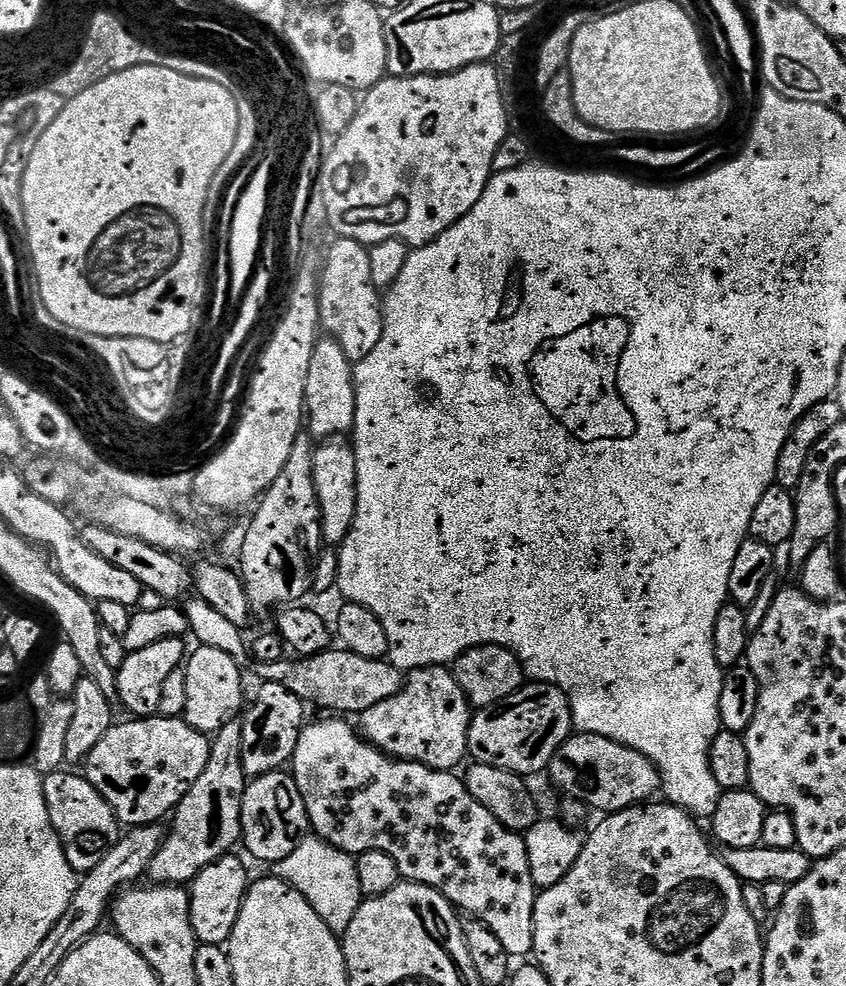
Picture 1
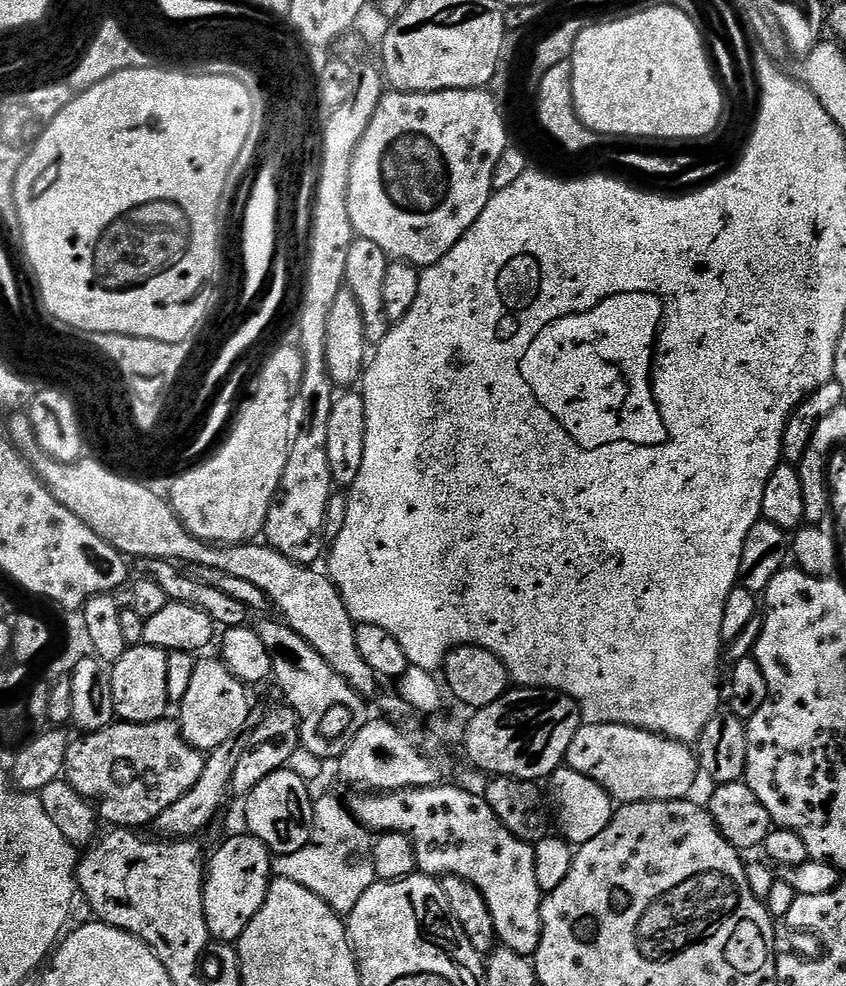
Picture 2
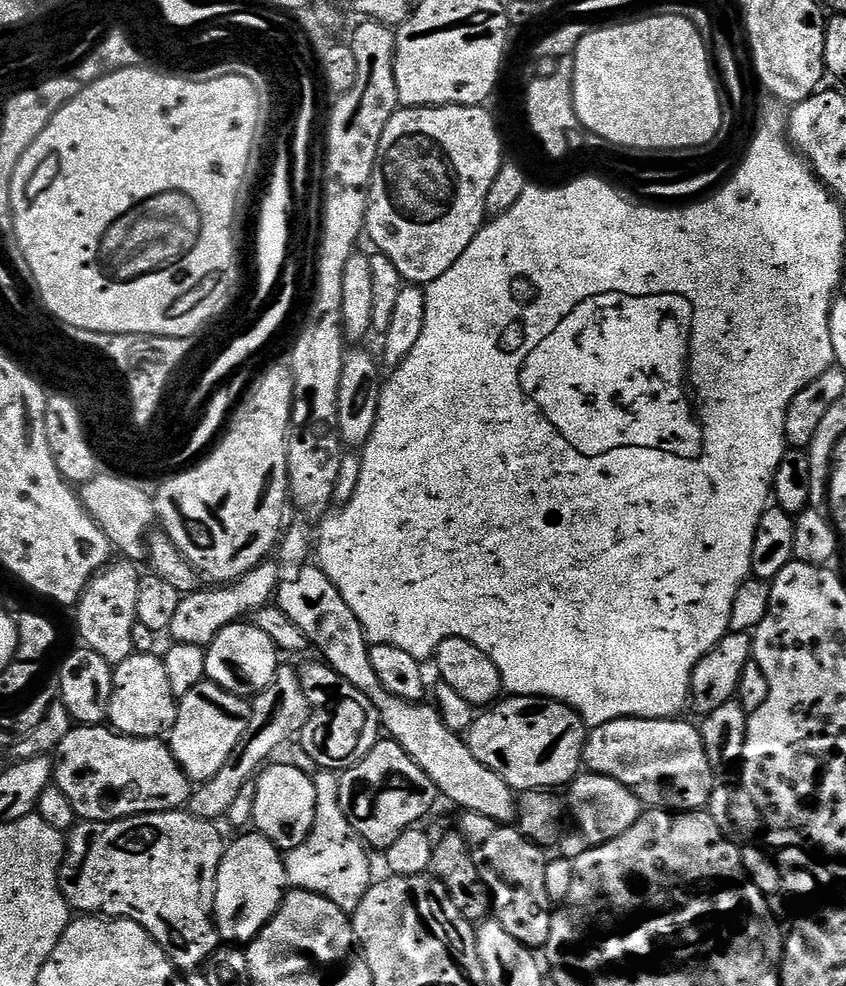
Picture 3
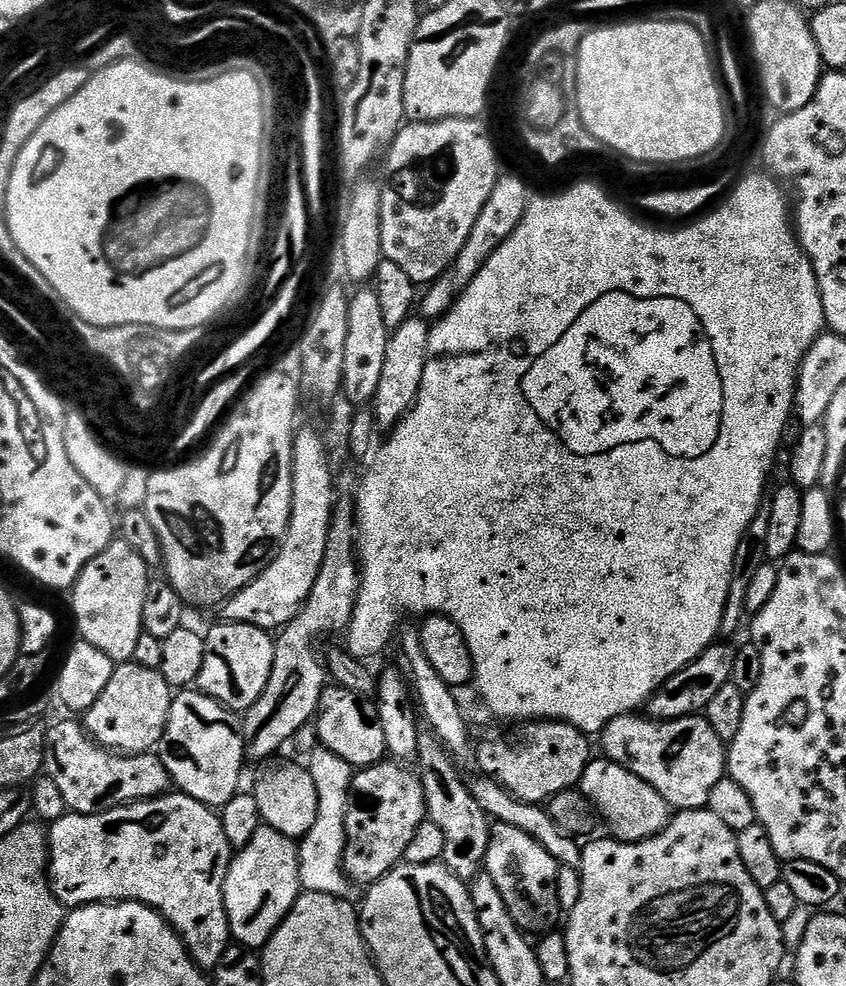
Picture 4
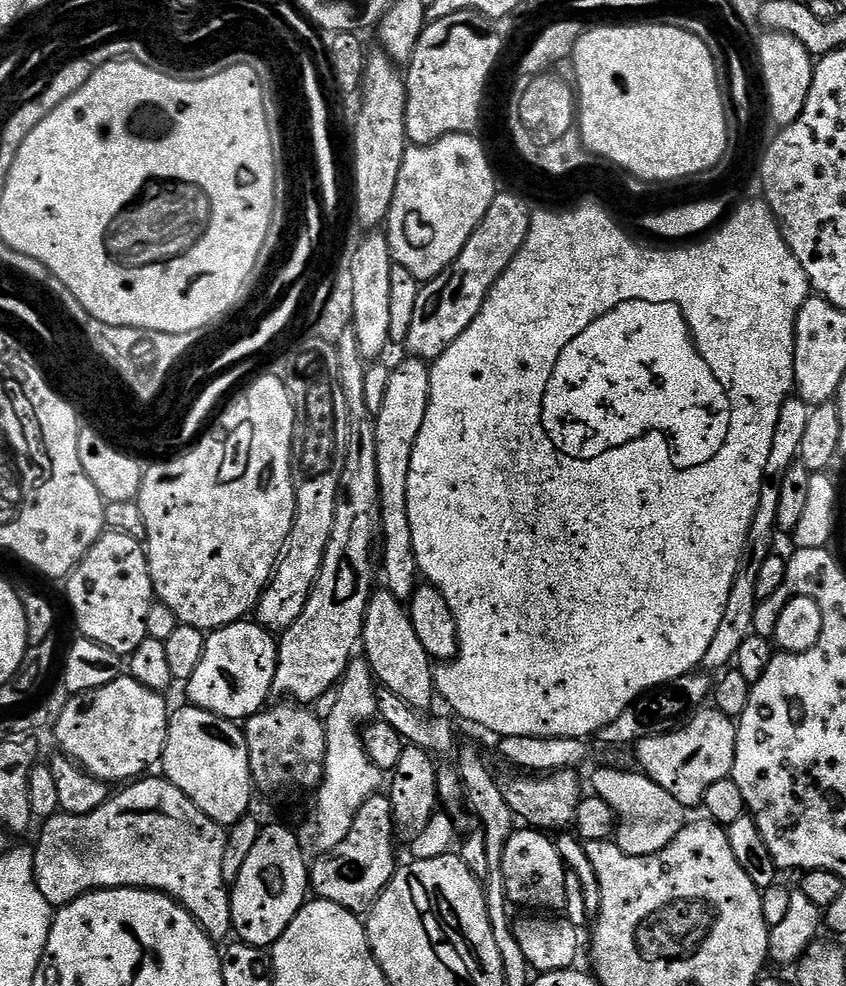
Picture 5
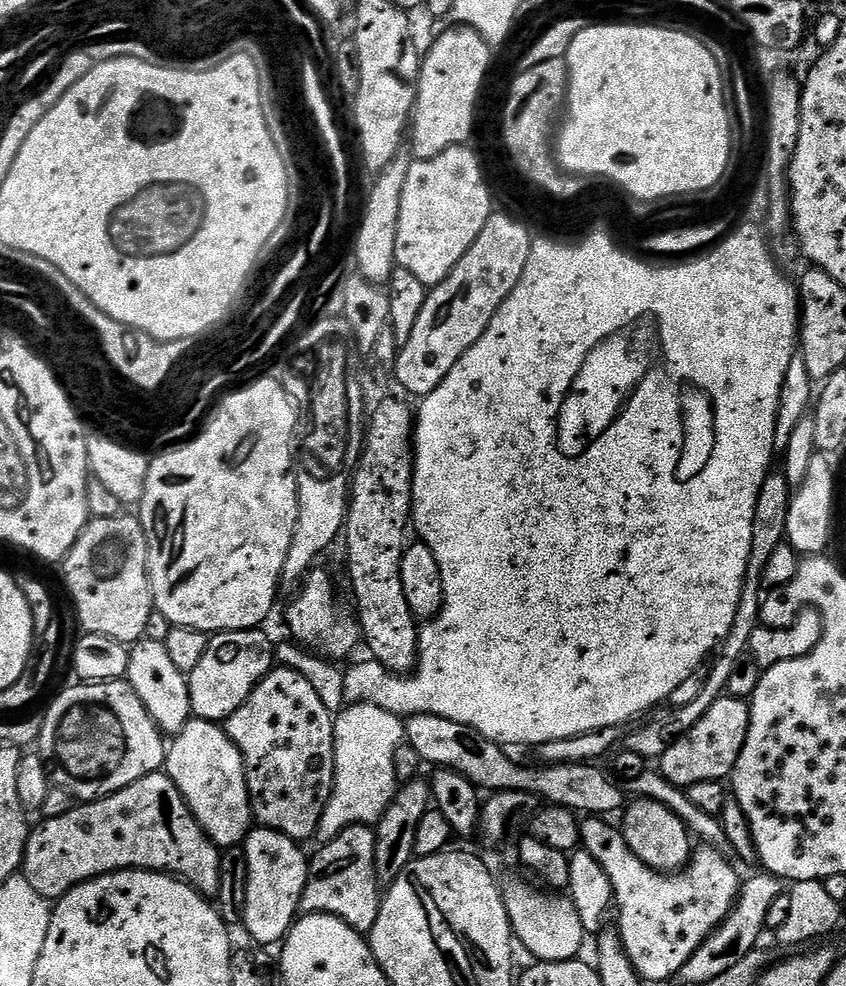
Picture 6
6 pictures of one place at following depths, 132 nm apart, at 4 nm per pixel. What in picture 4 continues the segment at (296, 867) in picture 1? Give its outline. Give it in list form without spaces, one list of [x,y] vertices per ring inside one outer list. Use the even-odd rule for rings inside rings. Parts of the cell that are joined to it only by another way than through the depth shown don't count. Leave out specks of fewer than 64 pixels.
[[[317,746],[307,757],[306,767],[313,776],[318,792],[318,814],[313,828],[299,841],[300,853],[300,886],[305,892],[330,894],[340,900],[351,901],[354,885],[348,879],[342,867],[344,856],[344,839],[346,838],[346,814],[348,797],[352,790],[354,769],[338,754],[329,748]]]

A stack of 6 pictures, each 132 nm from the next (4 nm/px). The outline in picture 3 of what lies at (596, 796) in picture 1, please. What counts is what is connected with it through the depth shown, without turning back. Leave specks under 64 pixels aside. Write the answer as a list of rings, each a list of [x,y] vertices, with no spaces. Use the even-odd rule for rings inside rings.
[[[623,716],[620,720],[610,720],[595,725],[584,738],[583,767],[590,772],[614,778],[629,788],[645,805],[695,812],[708,803],[714,787],[714,769],[710,758],[706,758],[706,746],[702,746],[699,727],[695,723],[687,724],[684,718],[667,720],[647,720],[641,716]]]

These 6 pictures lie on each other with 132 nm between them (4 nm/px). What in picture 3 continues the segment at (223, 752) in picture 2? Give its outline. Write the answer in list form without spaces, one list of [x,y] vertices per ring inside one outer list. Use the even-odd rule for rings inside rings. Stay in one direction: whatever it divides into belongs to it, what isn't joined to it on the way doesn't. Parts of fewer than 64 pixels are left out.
[[[279,665],[272,680],[259,692],[252,704],[250,702],[244,733],[240,736],[238,746],[230,754],[222,768],[209,780],[203,781],[190,797],[190,810],[203,820],[219,821],[223,819],[231,803],[238,798],[238,791],[249,783],[263,767],[268,757],[281,743],[289,739],[290,728],[297,718],[305,711],[306,701],[301,690],[297,669]]]

